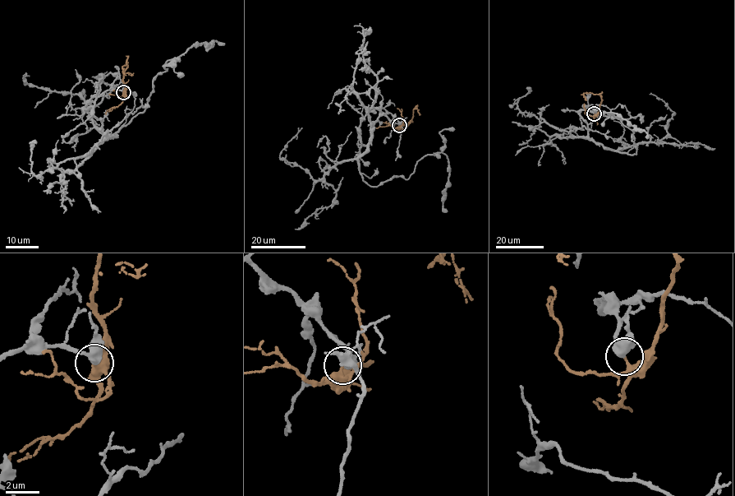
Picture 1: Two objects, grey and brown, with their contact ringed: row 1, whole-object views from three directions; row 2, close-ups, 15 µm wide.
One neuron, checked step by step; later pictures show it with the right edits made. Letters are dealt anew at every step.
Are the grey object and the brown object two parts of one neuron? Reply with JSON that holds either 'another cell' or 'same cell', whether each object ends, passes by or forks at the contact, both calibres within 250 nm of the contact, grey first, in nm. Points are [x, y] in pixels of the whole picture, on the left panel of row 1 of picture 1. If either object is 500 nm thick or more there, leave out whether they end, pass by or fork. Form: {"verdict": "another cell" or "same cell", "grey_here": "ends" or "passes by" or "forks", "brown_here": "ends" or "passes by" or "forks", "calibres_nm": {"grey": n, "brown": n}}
{"verdict": "another cell", "grey_here": "passes by", "brown_here": "passes by", "calibres_nm": {"grey": 400, "brown": 240}}

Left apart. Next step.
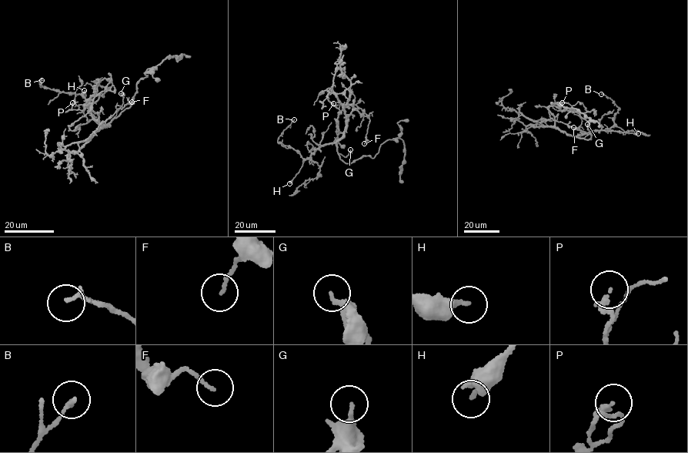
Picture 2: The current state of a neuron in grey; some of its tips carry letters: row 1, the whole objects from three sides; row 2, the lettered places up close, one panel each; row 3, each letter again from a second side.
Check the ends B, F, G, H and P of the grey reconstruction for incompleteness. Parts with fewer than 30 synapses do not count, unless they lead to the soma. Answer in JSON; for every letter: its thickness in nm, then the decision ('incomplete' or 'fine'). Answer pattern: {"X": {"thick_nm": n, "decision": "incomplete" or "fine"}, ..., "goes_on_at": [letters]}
{"B": {"thick_nm": 160, "decision": "fine"}, "F": {"thick_nm": 130, "decision": "fine"}, "G": {"thick_nm": 240, "decision": "fine"}, "H": {"thick_nm": 240, "decision": "fine"}, "P": {"thick_nm": 220, "decision": "fine"}, "goes_on_at": []}

